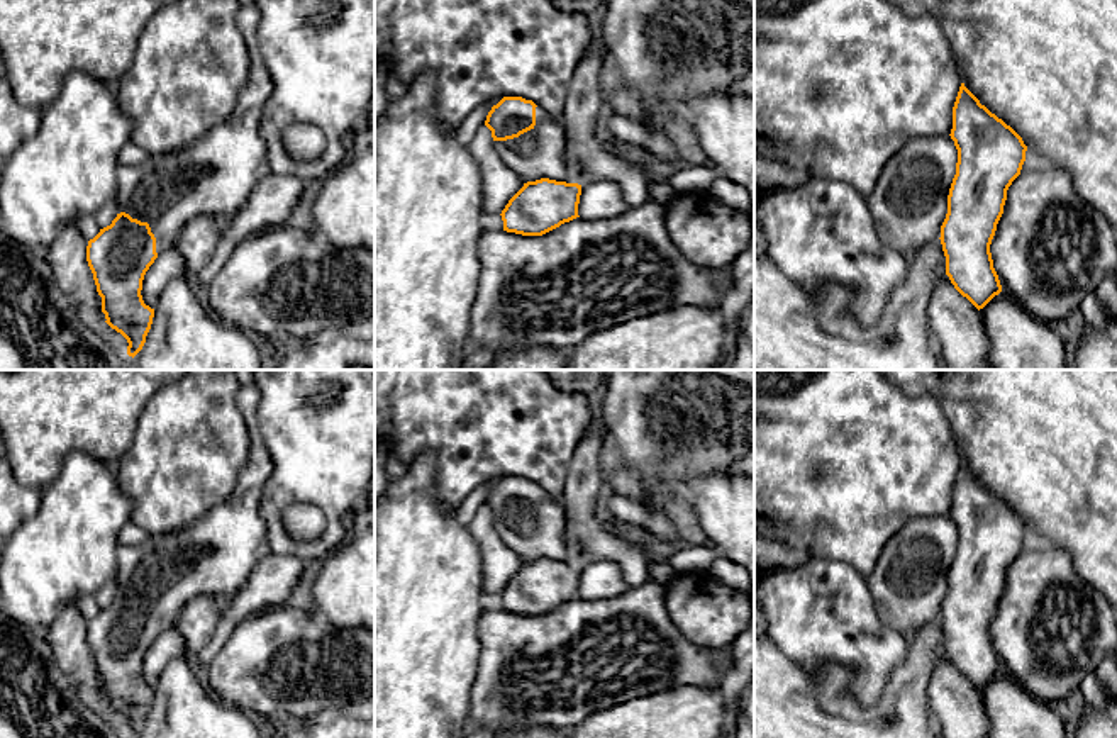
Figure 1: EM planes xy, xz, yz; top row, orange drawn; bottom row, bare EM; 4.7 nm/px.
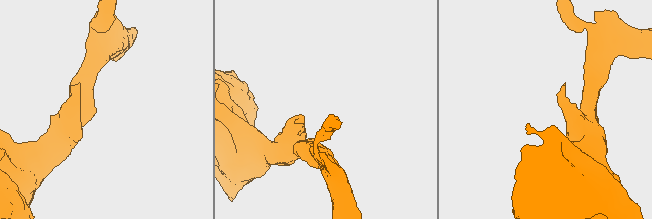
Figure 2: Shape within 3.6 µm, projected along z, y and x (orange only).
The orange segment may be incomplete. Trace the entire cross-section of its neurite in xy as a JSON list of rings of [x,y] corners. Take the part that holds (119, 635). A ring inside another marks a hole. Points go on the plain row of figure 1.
[[[241,385],[237,407],[247,426],[249,451],[231,495],[186,528],[147,534],[141,545],[117,545],[119,594],[88,621],[86,641],[102,677],[105,702],[127,719],[127,735],[132,738],[142,730],[154,697],[154,689],[146,685],[141,675],[149,646],[164,629],[176,624],[188,601],[202,594],[222,602],[234,597],[266,551],[266,523],[259,506],[273,461],[259,433],[259,399],[254,385]]]

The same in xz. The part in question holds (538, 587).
[[[503,477],[486,495],[502,543],[525,560],[502,590],[503,611],[542,616],[578,595],[583,551],[566,536],[559,495],[532,480]]]

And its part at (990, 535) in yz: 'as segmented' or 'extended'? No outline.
extended

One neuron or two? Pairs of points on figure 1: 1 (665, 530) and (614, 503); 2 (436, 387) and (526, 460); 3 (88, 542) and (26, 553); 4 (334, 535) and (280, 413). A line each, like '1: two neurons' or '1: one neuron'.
1: one neuron
2: one neuron
3: one neuron
4: one neuron

